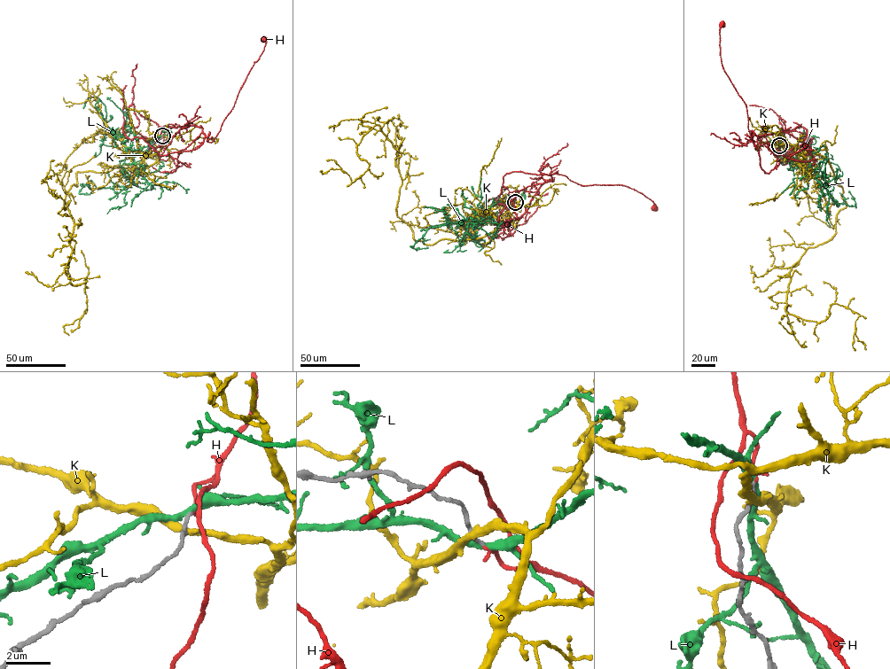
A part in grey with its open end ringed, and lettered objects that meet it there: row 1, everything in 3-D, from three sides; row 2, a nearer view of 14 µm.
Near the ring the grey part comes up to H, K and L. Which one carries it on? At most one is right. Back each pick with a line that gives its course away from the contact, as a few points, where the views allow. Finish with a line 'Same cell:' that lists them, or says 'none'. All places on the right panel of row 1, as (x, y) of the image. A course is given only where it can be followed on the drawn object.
H: Its course: (779, 145), (780, 131), (758, 136), (753, 130), (752, 141), (745, 102), (722, 66), (722, 24)
Same cell: H

